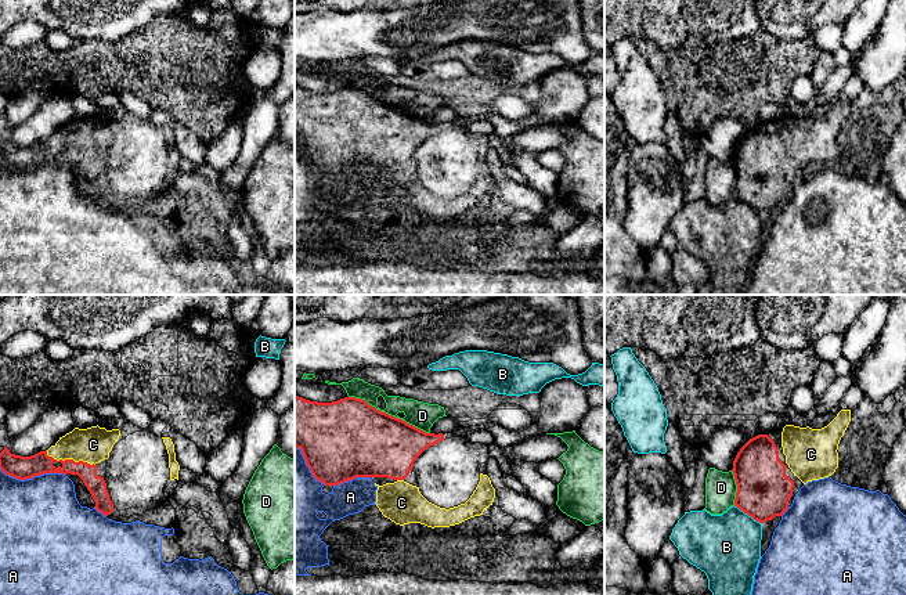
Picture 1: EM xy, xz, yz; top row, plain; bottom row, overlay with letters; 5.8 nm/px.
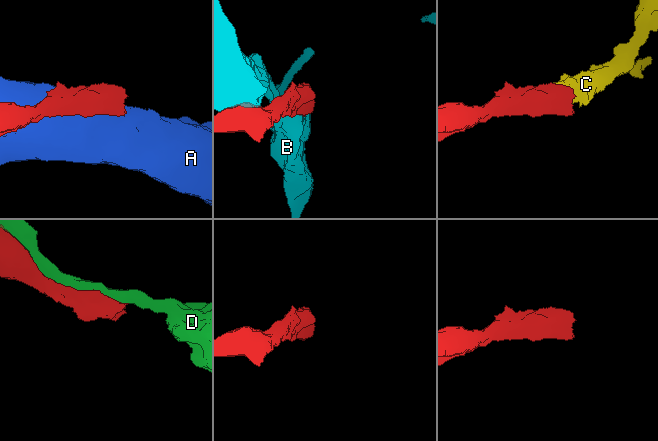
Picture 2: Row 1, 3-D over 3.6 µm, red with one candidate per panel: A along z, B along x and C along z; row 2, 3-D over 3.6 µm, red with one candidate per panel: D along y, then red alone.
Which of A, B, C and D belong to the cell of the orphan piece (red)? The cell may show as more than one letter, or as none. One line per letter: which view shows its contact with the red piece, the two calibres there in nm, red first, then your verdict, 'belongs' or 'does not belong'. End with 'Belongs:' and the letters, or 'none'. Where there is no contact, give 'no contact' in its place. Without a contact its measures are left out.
A: xy | 140/480 nm | does not belong
B: yz | 320/380 nm | does not belong
C: xy | 130/200 nm | belongs
D: xz | 440/160 nm | does not belong
Belongs: C

